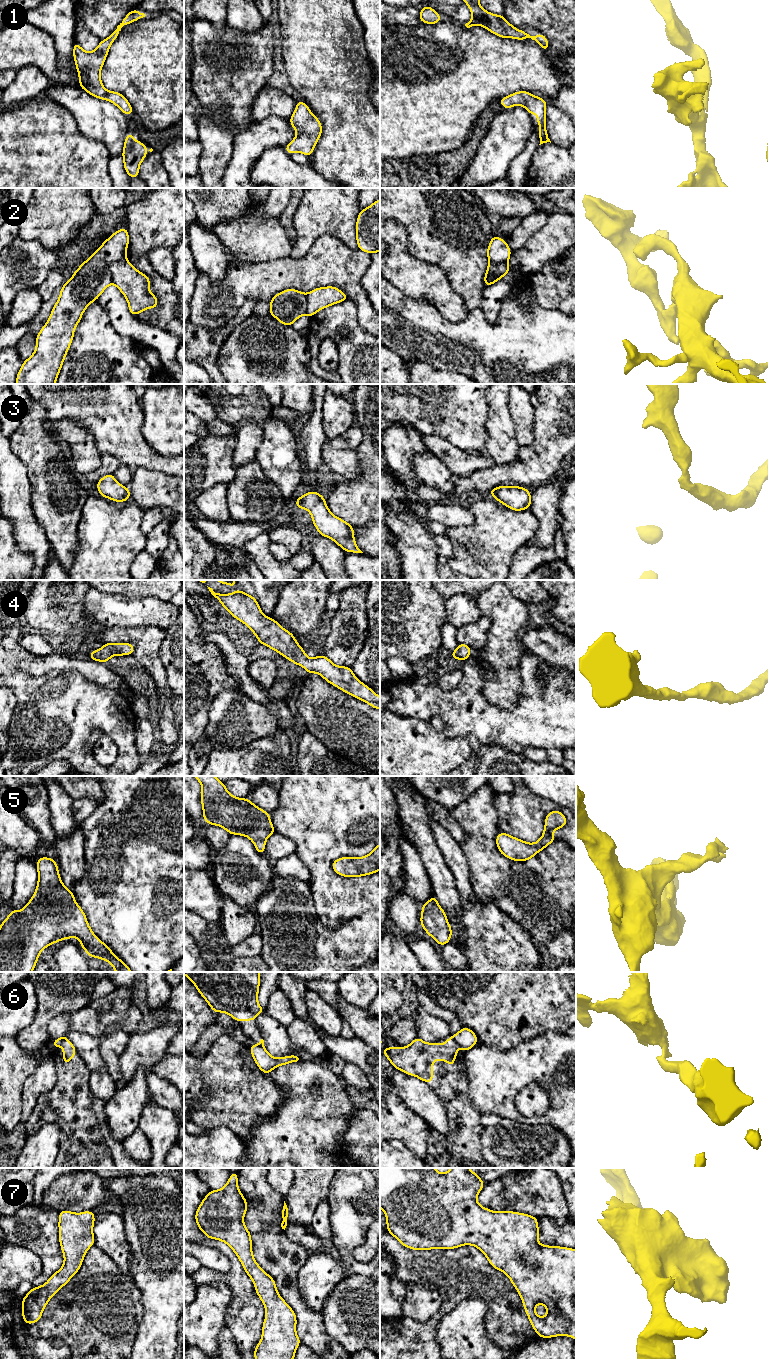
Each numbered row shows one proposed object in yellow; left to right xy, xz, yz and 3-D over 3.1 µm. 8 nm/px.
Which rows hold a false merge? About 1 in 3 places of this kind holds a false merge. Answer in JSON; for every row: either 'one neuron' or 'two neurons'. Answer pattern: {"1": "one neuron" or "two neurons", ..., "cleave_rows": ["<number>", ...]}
{"1": "one neuron", "2": "two neurons", "3": "one neuron", "4": "one neuron", "5": "one neuron", "6": "two neurons", "7": "one neuron", "cleave_rows": ["2", "6"]}

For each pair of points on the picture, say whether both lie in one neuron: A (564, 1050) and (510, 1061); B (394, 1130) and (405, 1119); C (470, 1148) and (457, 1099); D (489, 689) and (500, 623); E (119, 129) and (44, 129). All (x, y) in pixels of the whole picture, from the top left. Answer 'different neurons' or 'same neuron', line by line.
A: same neuron
B: same neuron
C: same neuron
D: same neuron
E: different neurons

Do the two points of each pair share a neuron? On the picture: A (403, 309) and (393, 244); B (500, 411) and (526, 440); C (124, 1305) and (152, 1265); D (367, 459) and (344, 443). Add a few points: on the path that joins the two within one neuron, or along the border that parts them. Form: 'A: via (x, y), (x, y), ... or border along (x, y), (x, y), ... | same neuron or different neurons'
A: border along (390, 282), (404, 293), (414, 298), (422, 298) | different neurons
B: border along (509, 405), (516, 442), (520, 446) | different neurons
C: border along (131, 1278), (140, 1293), (140, 1303), (143, 1309) | different neurons
D: border along (358, 426), (362, 433), (362, 440), (355, 450) | different neurons

